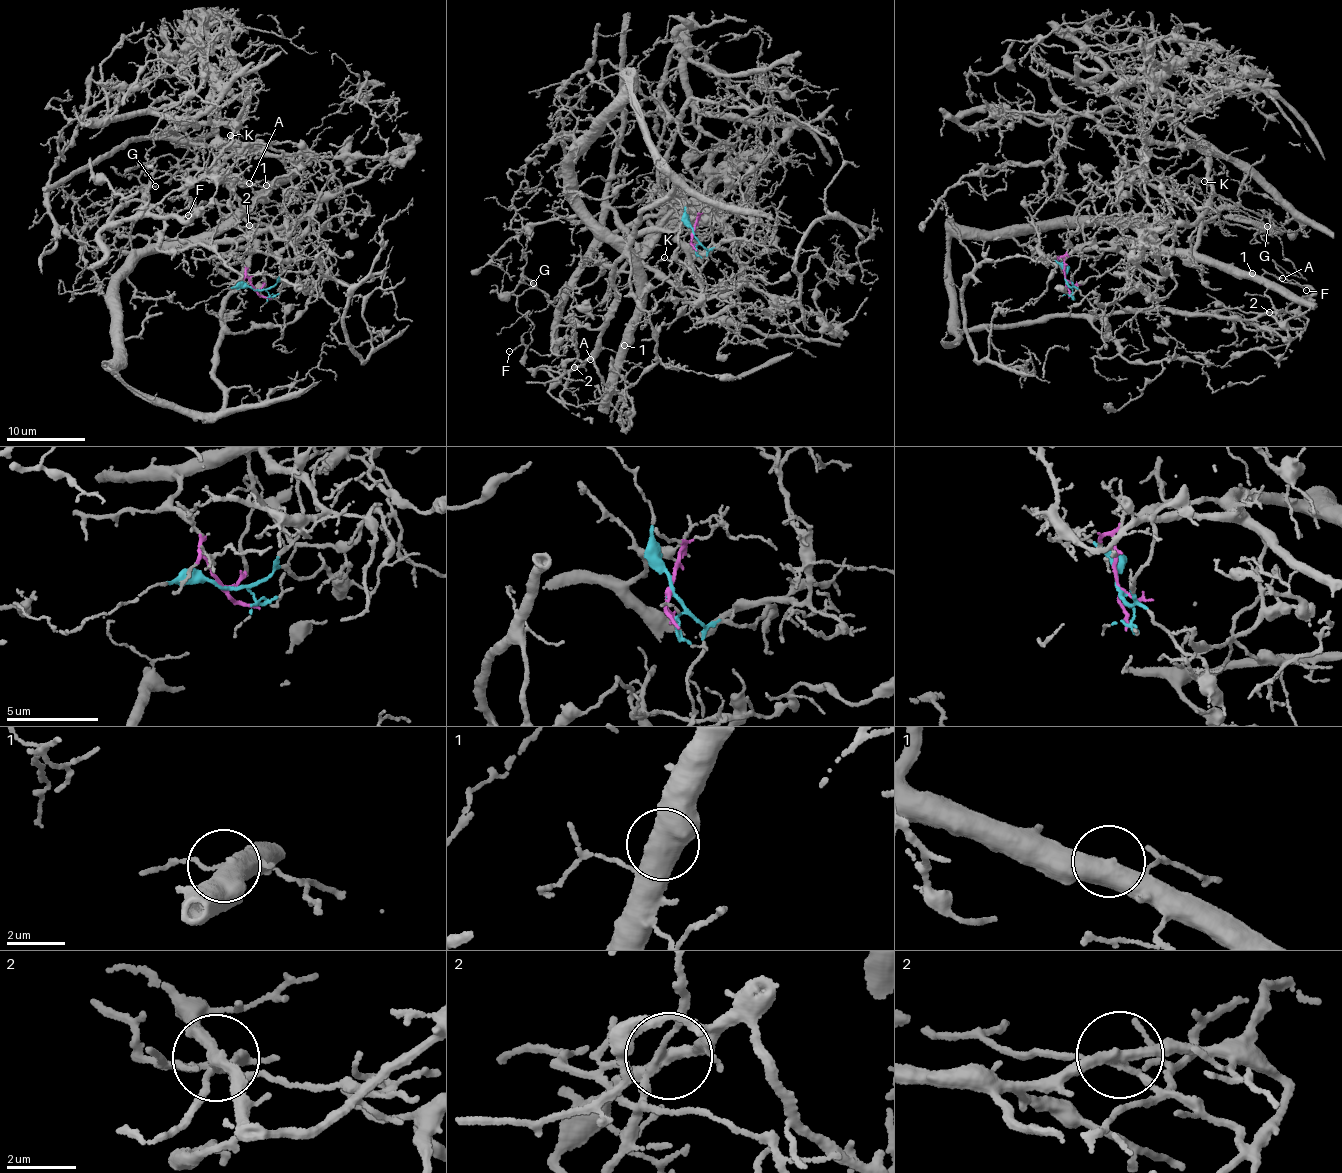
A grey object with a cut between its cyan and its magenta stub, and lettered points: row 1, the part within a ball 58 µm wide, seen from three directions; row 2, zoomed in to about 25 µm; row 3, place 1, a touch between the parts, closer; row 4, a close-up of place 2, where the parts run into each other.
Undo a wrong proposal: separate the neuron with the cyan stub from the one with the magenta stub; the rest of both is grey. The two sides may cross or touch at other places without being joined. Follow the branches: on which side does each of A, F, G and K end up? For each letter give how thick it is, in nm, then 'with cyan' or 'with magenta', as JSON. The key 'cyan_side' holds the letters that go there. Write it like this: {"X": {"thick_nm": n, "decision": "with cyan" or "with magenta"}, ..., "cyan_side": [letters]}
{"A": {"thick_nm": 190, "decision": "with magenta"}, "F": {"thick_nm": 90, "decision": "with magenta"}, "G": {"thick_nm": 120, "decision": "with cyan"}, "K": {"thick_nm": 160, "decision": "with cyan"}, "cyan_side": ["G", "K"]}

